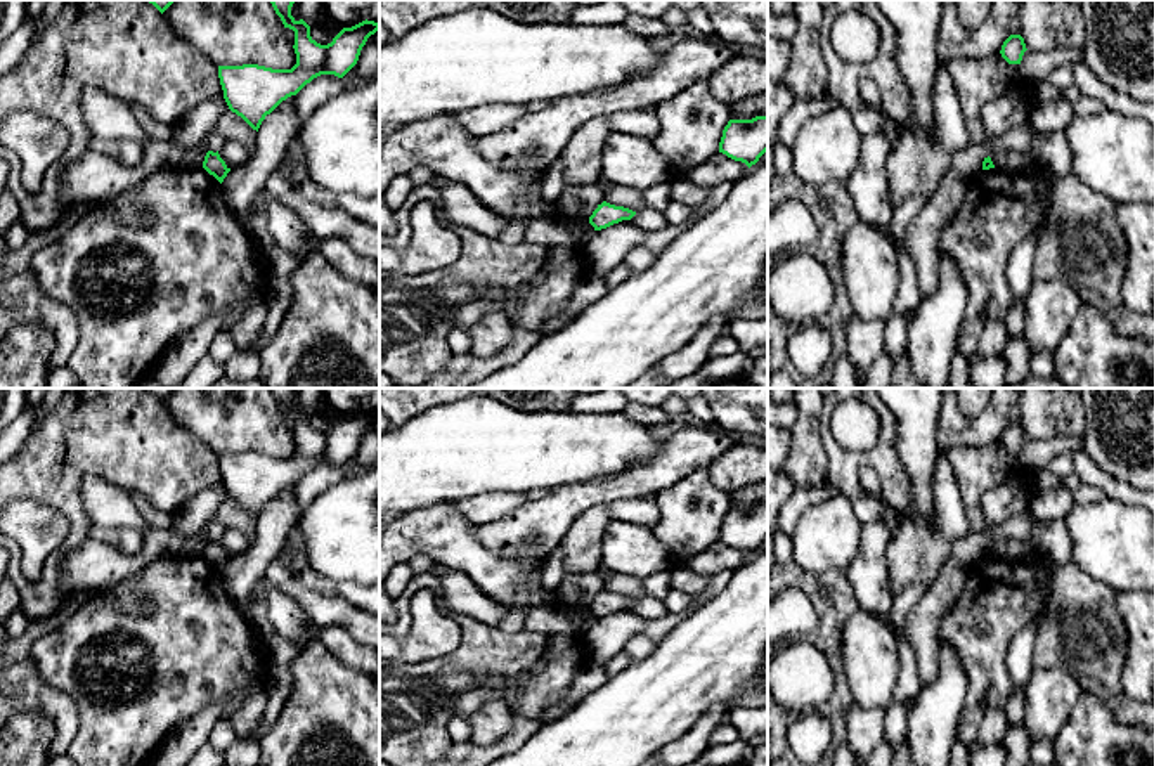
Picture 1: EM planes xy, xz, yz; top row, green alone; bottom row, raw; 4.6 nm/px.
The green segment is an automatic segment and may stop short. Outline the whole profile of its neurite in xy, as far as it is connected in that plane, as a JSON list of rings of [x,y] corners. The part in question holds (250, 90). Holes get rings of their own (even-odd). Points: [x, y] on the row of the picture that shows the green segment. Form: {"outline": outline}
{"outline": [[[270,0],[284,28],[295,31],[296,64],[291,69],[272,69],[258,64],[218,66],[224,99],[232,113],[258,132],[262,121],[282,101],[296,95],[321,75],[343,78],[359,61],[367,38],[379,23],[362,21],[343,28],[331,43],[321,45],[310,36],[310,26],[291,16],[296,0]]]}

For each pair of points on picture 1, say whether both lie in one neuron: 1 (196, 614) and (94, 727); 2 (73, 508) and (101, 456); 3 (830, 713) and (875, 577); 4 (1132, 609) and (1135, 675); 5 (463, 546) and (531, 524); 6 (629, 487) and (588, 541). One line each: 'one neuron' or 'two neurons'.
1: one neuron
2: one neuron
3: two neurons
4: one neuron
5: two neurons
6: two neurons

